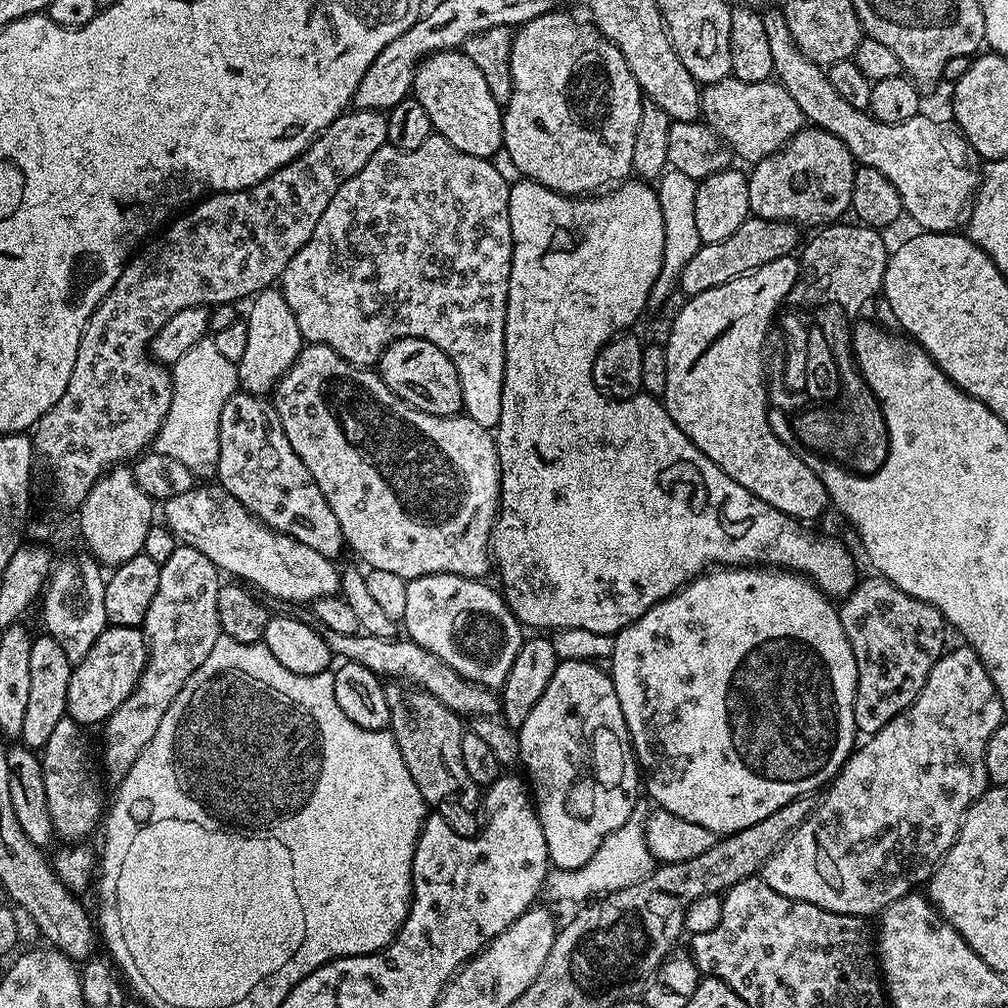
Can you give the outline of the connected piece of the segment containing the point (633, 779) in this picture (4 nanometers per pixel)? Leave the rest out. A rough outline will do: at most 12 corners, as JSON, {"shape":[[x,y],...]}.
{"shape":[[560,660],[518,729],[552,868],[638,804],[614,682]]}

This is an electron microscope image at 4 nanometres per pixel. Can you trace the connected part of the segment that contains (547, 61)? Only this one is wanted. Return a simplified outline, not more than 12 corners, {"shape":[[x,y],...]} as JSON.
{"shape":[[553,10],[519,25],[503,151],[564,196],[633,175],[622,50]]}

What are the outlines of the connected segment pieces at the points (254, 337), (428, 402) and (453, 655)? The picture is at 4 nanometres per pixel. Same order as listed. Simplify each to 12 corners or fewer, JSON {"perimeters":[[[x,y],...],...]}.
{"perimeters":[[[279,287],[251,297],[238,384],[267,397],[306,341]],[[395,340],[378,374],[410,406],[463,409],[454,362],[434,342]],[[483,579],[408,581],[402,628],[462,678],[504,687],[525,629]]]}

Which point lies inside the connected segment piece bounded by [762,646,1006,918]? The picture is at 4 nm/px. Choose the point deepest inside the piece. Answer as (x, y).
(896, 806)

